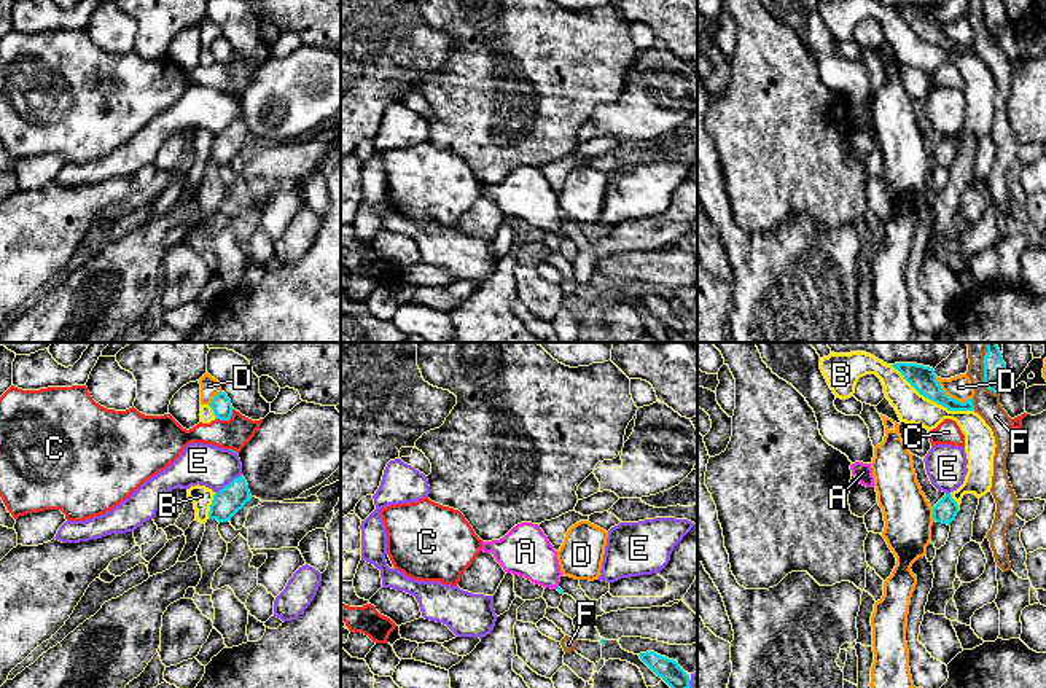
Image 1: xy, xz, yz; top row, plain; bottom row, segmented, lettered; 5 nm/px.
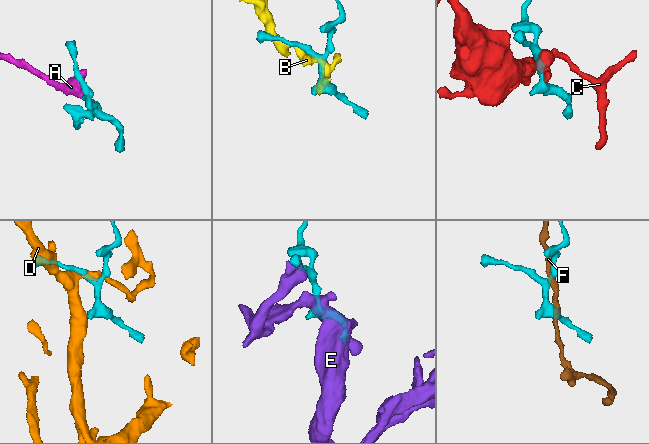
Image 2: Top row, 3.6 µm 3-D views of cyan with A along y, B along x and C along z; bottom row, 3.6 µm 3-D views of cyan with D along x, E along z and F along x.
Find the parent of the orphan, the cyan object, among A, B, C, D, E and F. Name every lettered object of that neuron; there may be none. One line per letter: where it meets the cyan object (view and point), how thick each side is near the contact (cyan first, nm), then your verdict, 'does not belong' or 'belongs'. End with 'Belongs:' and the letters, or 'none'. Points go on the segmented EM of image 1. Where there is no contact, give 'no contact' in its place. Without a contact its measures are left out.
A: no contact; belongs
B: contact yz (932, 400); calibres 130 and 160 nm; does not belong
C: contact xy (228, 419); calibres 100 and 160 nm; does not belong
D: contact yz (949, 397); calibres 130 and 120 nm; does not belong
E: contact xy (230, 483); calibres 140 and 220 nm; does not belong
F: contact yz (984, 371); calibres 130 and 130 nm; does not belong
Belongs: A

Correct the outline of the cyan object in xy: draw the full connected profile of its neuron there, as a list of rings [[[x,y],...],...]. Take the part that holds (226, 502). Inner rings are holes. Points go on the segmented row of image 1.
[[[244,476],[232,479],[221,491],[215,492],[209,519],[217,519],[218,522],[231,521],[231,518],[250,502],[252,495],[248,484]]]

